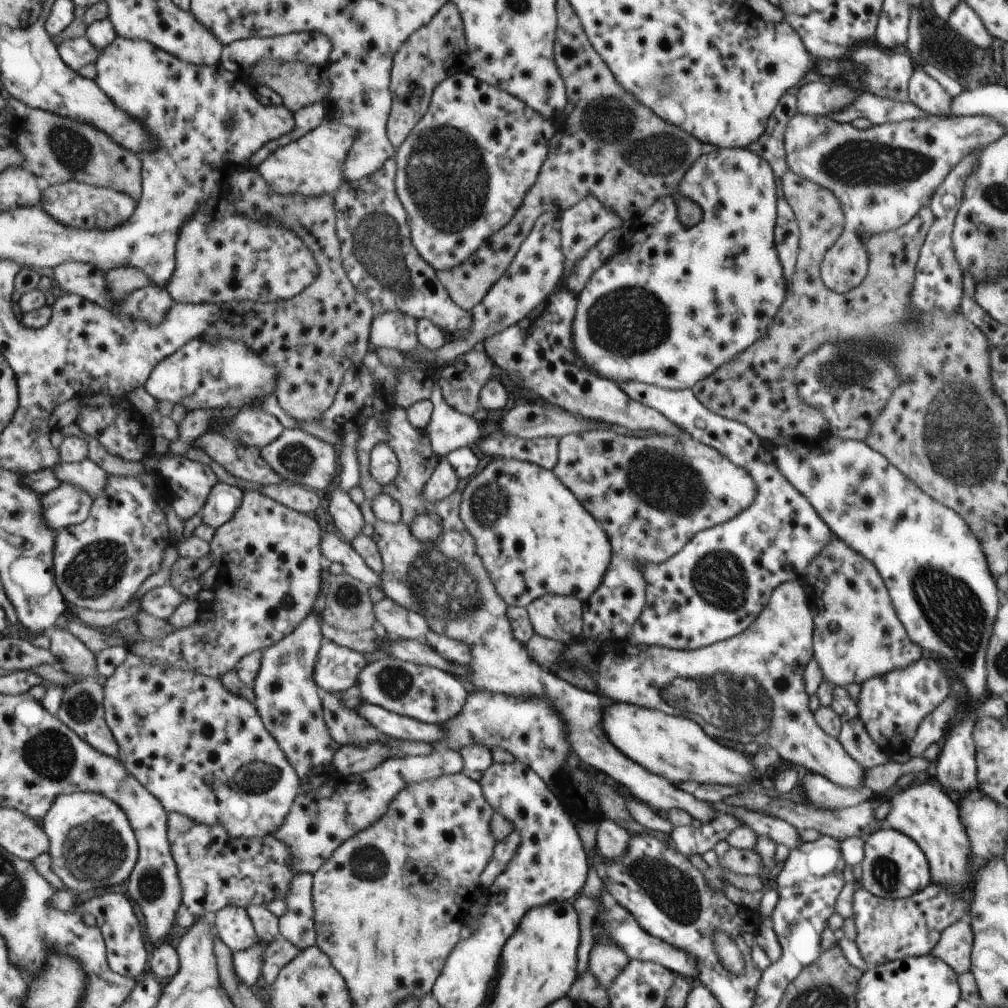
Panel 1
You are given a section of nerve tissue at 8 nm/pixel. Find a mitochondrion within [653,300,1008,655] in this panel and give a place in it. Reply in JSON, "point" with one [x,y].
{"point":[959,434]}

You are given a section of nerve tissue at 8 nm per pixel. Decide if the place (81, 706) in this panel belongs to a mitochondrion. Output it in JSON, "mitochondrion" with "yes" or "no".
{"mitochondrion":"yes"}

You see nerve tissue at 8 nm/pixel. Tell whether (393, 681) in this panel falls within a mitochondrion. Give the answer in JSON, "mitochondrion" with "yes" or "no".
{"mitochondrion":"yes"}

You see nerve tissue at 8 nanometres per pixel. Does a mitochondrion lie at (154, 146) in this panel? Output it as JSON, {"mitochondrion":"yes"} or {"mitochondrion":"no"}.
{"mitochondrion":"no"}

